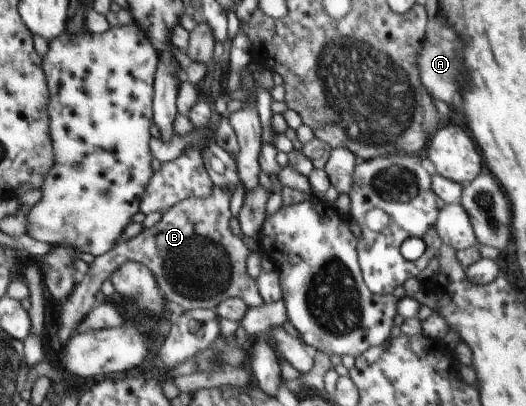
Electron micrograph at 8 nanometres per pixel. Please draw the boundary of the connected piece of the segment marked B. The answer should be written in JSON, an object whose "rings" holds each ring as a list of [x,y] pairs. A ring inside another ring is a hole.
{"rings":[[[214,185],[206,198],[178,201],[162,213],[160,220],[142,230],[130,240],[117,243],[103,255],[95,256],[87,271],[78,277],[73,293],[61,304],[57,335],[61,345],[76,332],[80,319],[96,305],[95,293],[109,280],[112,273],[125,262],[148,266],[159,283],[160,292],[168,301],[185,310],[207,308],[214,310],[220,301],[240,297],[247,307],[263,303],[256,281],[247,272],[247,247],[239,236],[229,231],[229,190]]]}

